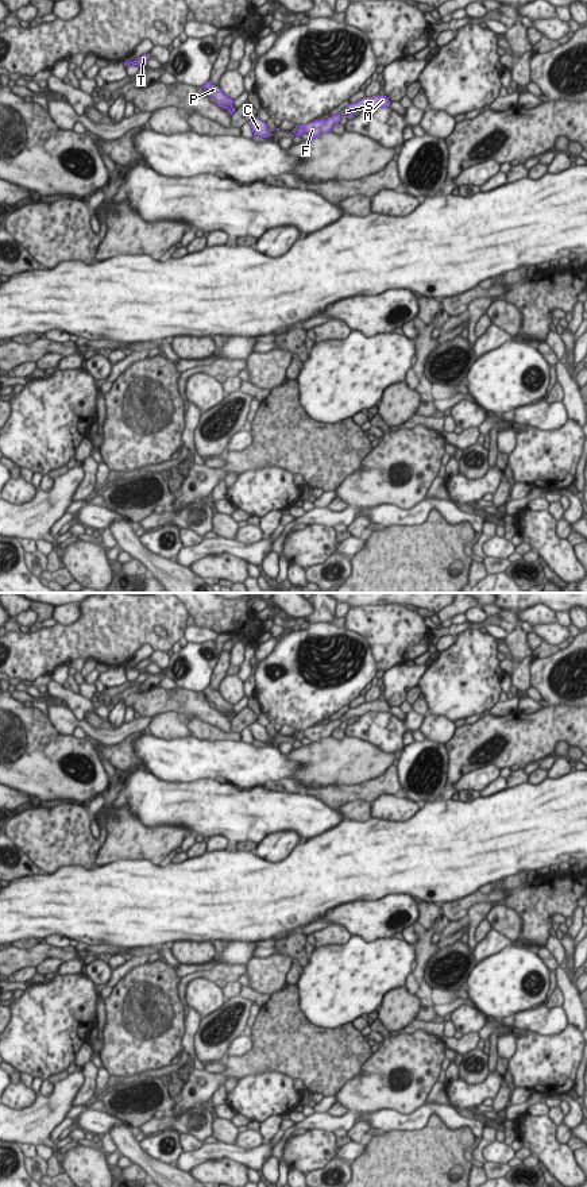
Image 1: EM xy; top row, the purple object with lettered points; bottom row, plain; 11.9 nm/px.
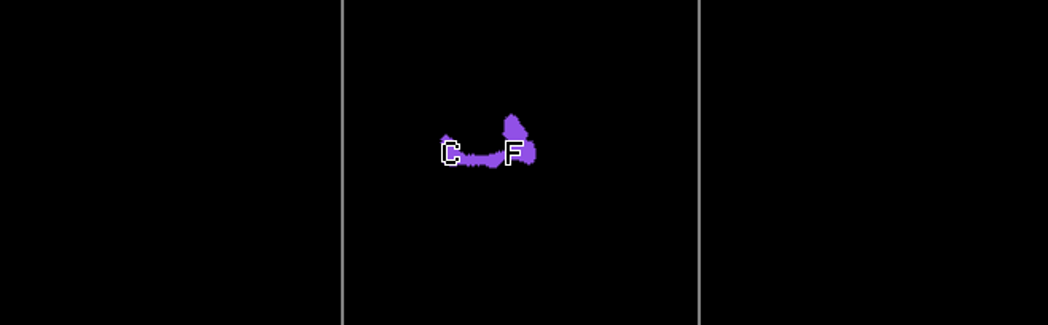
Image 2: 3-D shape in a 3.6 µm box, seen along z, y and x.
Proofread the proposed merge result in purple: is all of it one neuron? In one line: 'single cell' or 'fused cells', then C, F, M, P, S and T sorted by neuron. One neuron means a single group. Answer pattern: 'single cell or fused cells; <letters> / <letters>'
single cell; C F M P S T

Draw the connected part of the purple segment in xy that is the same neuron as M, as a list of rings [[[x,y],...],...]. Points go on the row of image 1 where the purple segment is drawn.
[[[372,96],[364,97],[358,103],[348,104],[340,113],[332,115],[327,120],[314,120],[308,123],[306,126],[297,126],[291,132],[296,135],[302,135],[308,132],[312,138],[320,136],[321,134],[327,134],[332,131],[332,127],[340,122],[341,117],[350,117],[355,111],[363,111],[367,107],[382,107],[387,108],[390,101],[386,96]]]

